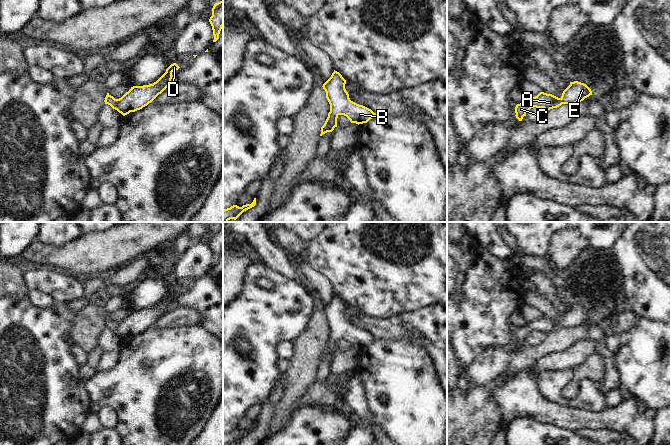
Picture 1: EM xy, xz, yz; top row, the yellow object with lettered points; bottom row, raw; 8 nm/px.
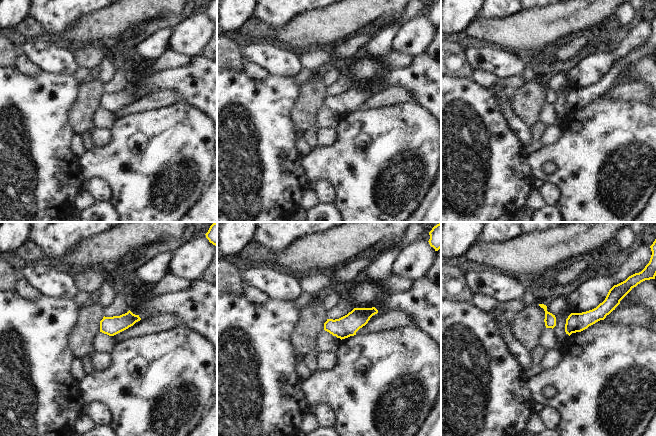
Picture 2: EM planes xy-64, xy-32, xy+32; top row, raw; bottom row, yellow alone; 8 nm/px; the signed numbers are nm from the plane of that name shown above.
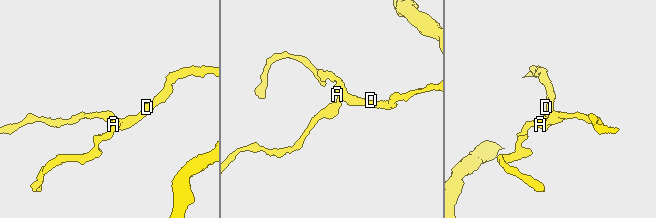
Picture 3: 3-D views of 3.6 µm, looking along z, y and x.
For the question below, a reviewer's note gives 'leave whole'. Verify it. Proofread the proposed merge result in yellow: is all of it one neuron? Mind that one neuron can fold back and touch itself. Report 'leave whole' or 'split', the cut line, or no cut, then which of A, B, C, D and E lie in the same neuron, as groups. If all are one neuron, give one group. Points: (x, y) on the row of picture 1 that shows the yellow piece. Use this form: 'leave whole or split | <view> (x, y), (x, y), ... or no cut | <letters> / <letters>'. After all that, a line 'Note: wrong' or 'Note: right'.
leave whole | no cut | A B C D E
Note: right

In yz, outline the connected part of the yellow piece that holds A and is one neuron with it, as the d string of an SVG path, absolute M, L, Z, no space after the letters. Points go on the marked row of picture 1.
M578 81L570 82L570 85L563 91L560 98L552 94L540 92L537 96L527 98L523 103L517 104L515 107L515 116L519 121L522 121L531 108L536 107L550 110L562 104L581 102L590 95L592 95L592 91L586 84Z

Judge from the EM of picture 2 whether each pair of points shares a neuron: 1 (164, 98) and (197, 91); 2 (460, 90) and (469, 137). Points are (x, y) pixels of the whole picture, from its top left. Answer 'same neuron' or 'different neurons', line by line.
1: different neurons
2: same neuron

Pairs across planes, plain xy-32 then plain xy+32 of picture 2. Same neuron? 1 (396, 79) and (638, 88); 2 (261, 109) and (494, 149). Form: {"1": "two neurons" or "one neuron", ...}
{"1": "two neurons", "2": "one neuron"}

